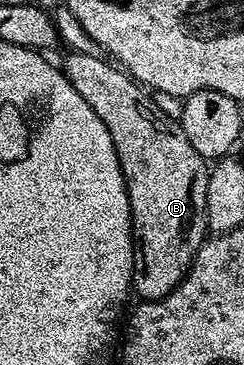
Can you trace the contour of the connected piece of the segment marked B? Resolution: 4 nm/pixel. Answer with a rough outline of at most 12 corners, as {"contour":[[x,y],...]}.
{"contour":[[104,57],[63,69],[125,177],[132,293],[166,298],[207,237],[210,167]]}

